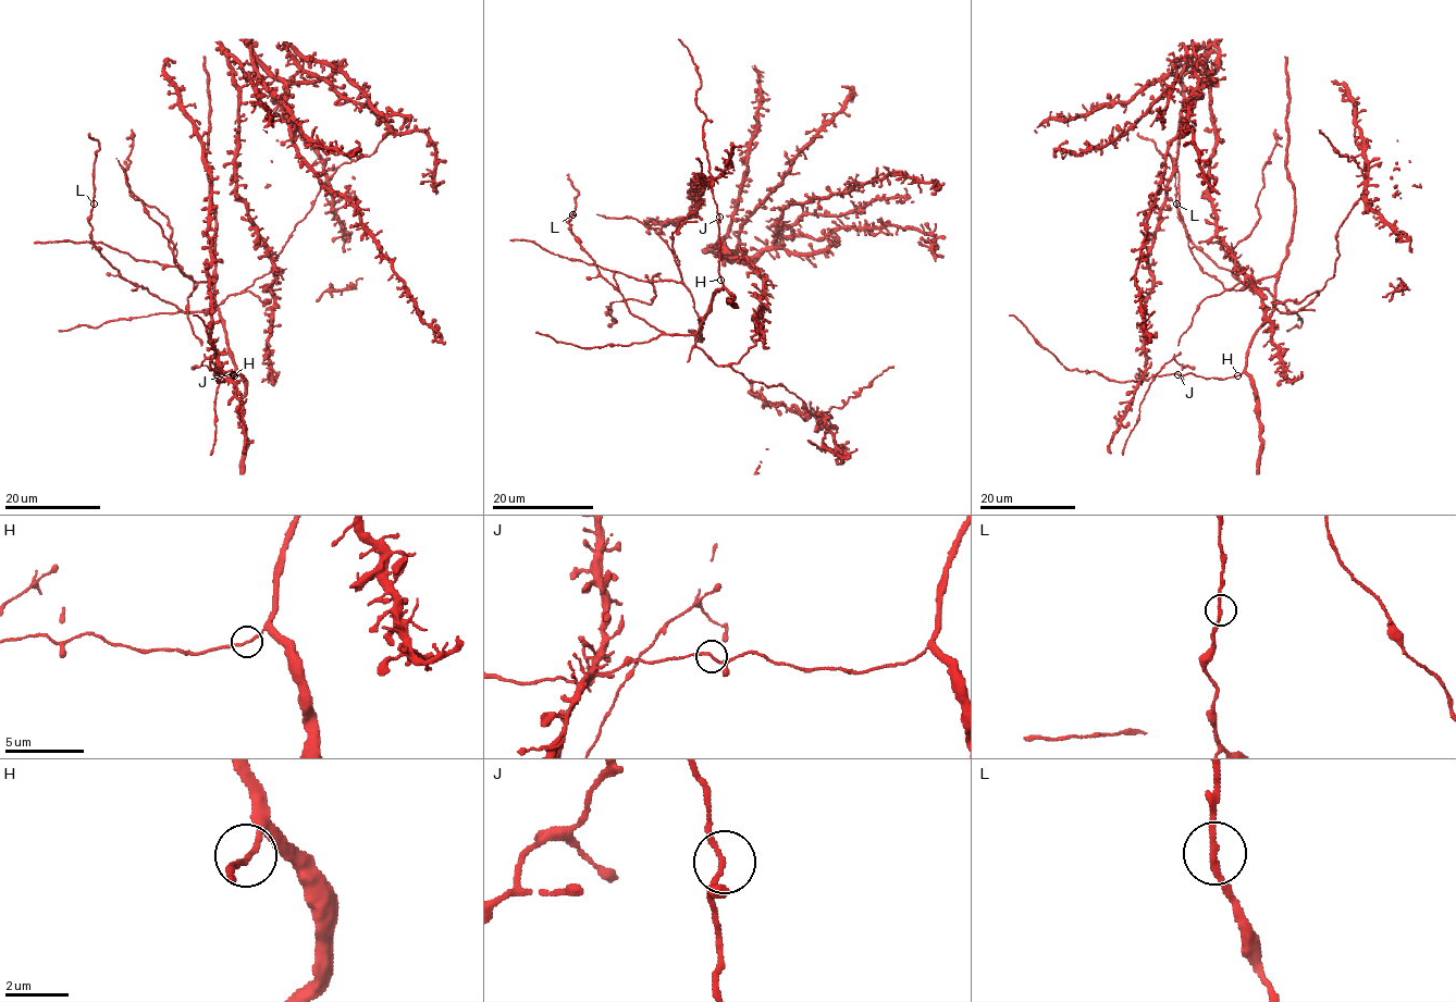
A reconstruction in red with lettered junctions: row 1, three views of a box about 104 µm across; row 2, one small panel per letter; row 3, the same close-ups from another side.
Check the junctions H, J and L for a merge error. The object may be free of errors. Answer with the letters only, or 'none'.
none

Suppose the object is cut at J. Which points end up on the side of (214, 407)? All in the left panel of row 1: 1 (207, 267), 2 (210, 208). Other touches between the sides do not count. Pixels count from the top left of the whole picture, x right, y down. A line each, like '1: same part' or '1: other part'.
1: same part
2: same part

